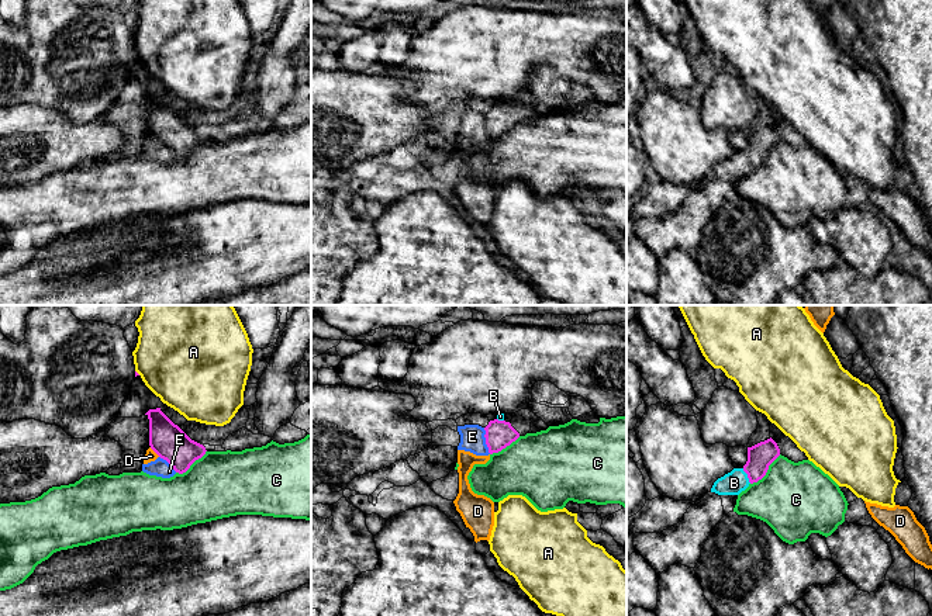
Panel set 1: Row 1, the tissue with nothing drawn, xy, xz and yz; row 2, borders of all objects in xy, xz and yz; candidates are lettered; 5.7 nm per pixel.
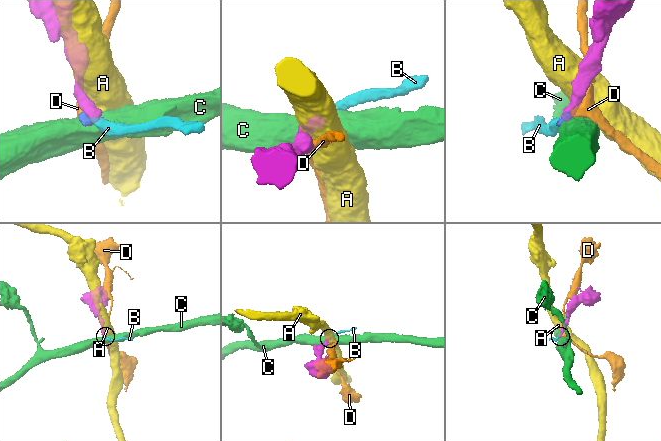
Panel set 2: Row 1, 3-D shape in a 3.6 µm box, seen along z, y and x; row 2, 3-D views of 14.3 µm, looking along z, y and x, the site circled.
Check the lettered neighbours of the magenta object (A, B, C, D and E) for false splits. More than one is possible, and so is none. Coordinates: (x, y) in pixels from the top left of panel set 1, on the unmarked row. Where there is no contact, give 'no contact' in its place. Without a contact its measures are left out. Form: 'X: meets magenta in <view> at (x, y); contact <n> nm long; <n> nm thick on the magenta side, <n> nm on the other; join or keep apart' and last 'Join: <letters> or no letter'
A: meets magenta in xy at (137, 58); contact 40 nm long; 20 nm thick on the magenta side, 480 nm on the other; keep apart
B: meets magenta in yz at (748, 161); contact 100 nm long; 150 nm thick on the magenta side, 140 nm on the other; join
C: meets magenta in yz at (766, 156); contact 240 nm long; 150 nm thick on the magenta side, 420 nm on the other; keep apart
D: meets magenta in xy at (155, 137); contact 80 nm long; 200 nm thick on the magenta side, 60 nm on the other; keep apart
E: meets magenta in xz at (486, 125); contact 160 nm long; 160 nm thick on the magenta side, 140 nm on the other; keep apart
Join: B

